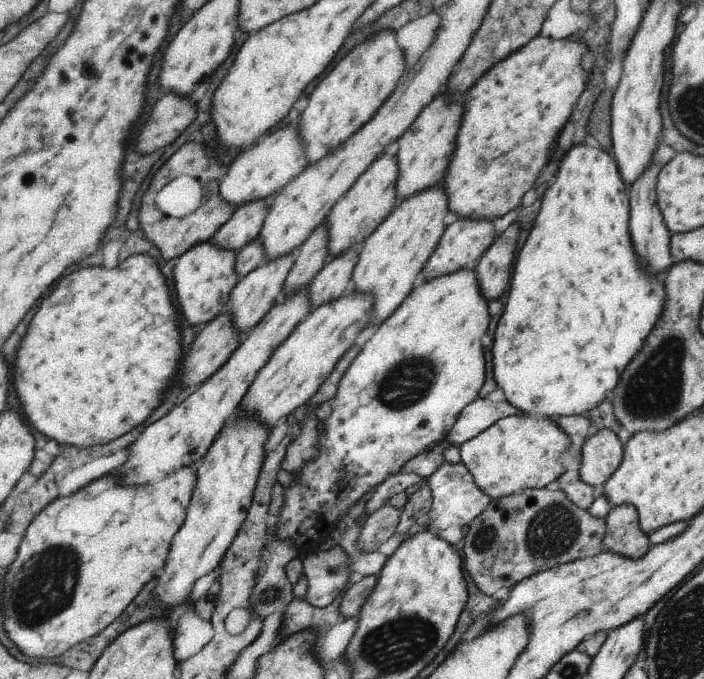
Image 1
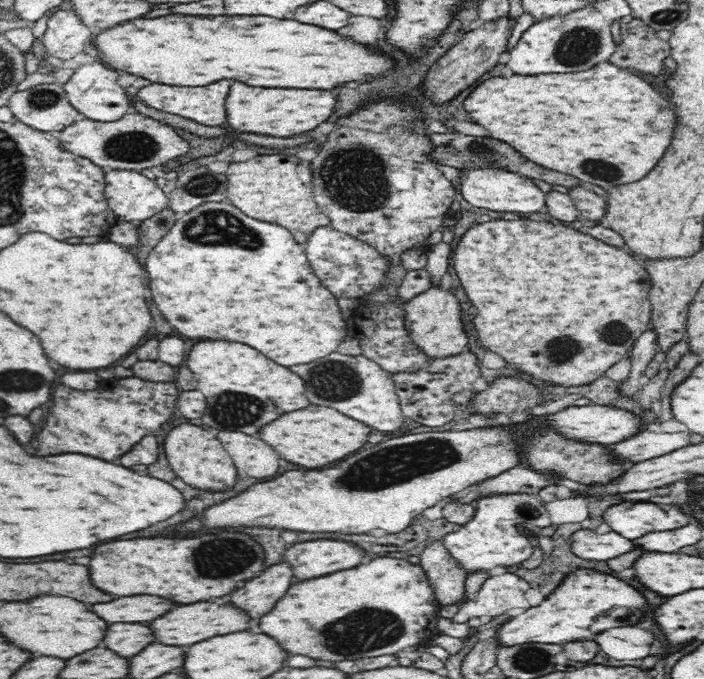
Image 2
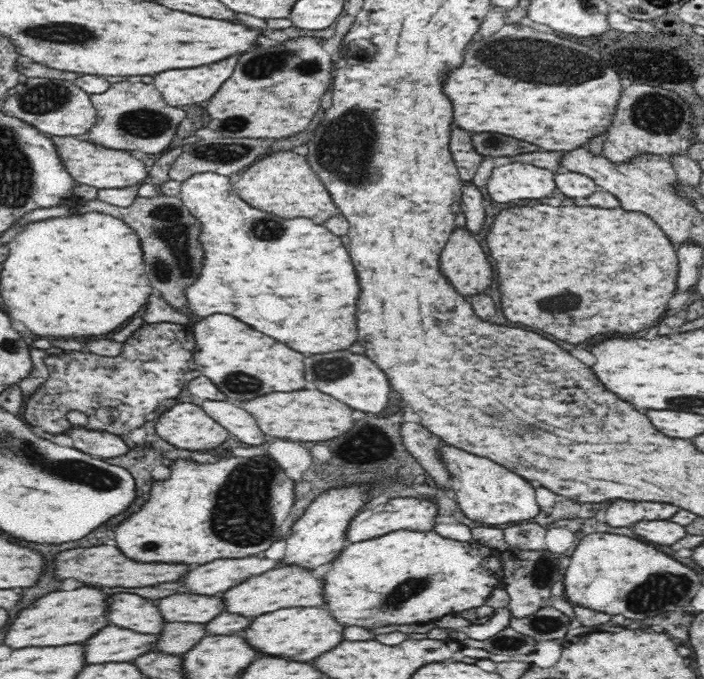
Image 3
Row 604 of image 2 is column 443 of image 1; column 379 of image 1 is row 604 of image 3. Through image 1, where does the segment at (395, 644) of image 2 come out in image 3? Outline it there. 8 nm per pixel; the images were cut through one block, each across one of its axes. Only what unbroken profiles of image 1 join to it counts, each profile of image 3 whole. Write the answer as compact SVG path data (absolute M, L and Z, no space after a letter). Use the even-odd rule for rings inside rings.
M397 530L373 539L349 543L332 564L332 569L324 575L324 603L340 624L364 628L428 622L442 618L444 614L478 608L490 598L494 588L502 587L504 572L499 551L474 540L461 542L445 538L434 530Z

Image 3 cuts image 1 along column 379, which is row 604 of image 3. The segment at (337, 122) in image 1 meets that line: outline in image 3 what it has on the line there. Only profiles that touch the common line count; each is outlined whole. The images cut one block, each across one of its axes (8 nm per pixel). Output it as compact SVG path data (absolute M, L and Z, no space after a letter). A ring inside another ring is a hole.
M82 586L70 592L64 592L64 590L50 592L48 596L36 600L30 608L18 614L4 642L13 649L29 646L62 646L62 644L84 642L90 636L94 636L98 630L108 626L108 620L106 620L108 598L110 596L102 588L92 588L92 586Z

